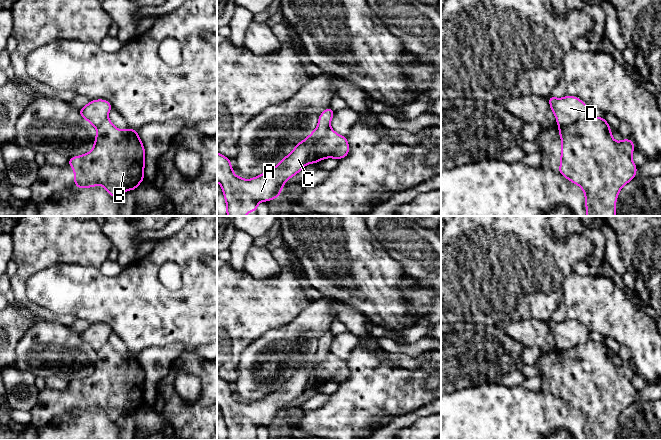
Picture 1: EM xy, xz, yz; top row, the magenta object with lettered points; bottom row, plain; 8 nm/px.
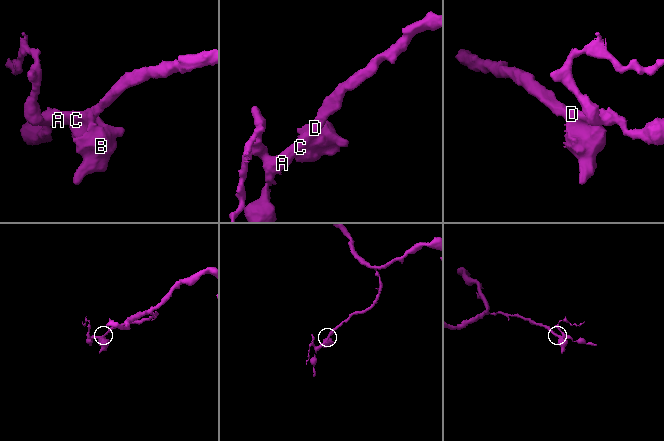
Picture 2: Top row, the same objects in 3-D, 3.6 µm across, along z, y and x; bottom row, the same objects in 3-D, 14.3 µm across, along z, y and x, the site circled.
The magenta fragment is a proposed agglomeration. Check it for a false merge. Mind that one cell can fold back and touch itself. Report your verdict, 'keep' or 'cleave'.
cleave

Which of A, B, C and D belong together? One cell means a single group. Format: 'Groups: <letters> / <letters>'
Groups: A C D / B

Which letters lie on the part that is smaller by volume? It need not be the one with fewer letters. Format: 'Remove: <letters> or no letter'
Remove: B

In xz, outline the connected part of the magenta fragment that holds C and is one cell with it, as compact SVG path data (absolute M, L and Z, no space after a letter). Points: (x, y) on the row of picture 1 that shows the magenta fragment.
M326 108L319 115L318 126L310 136L298 142L277 166L249 180L236 176L231 160L217 152L217 182L222 187L227 216L245 216L248 212L257 212L261 201L269 202L279 197L285 182L301 172L307 164L316 141L327 134L334 114L332 108Z

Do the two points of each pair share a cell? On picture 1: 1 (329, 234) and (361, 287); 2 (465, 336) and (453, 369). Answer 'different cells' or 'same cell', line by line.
1: same cell
2: same cell

